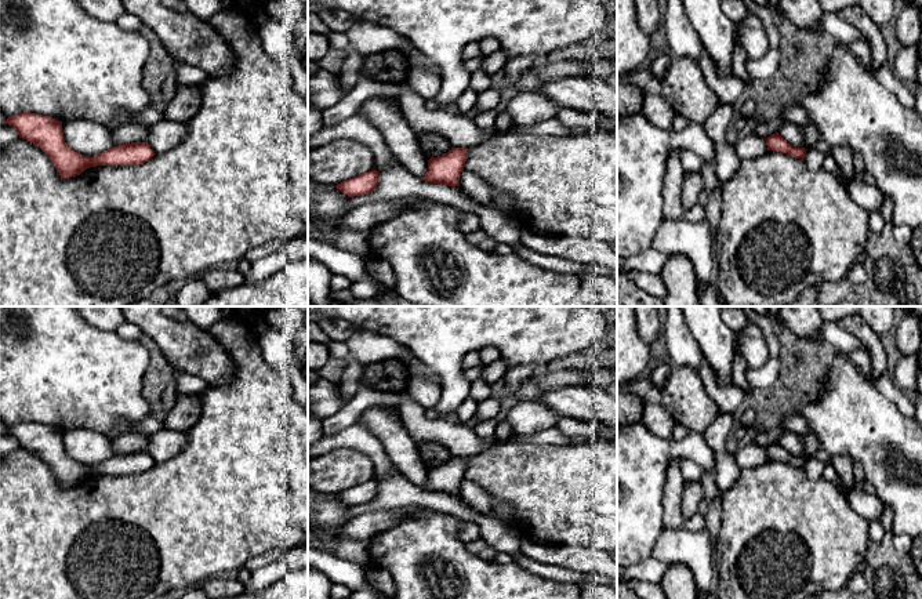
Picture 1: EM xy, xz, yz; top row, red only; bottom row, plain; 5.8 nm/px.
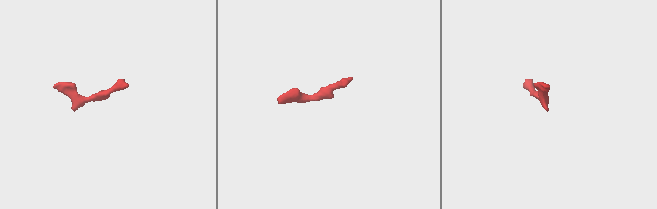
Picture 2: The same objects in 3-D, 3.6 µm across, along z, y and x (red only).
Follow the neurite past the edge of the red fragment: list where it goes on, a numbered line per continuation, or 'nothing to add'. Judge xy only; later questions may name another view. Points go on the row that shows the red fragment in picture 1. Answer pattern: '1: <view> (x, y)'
nothing to add

